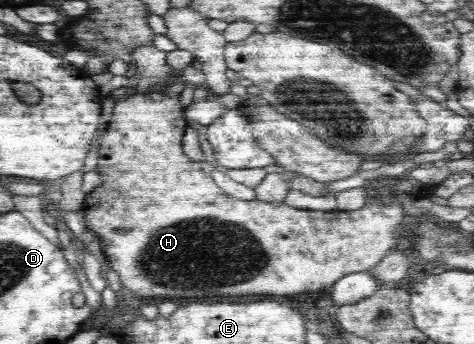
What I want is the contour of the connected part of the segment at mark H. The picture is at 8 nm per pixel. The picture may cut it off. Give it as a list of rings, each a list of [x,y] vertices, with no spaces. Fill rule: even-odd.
[[[151,92],[149,94],[130,95],[126,100],[116,102],[112,120],[106,128],[106,132],[99,136],[98,150],[98,173],[102,175],[102,182],[94,192],[87,195],[83,204],[83,215],[88,230],[92,230],[100,239],[101,247],[107,257],[109,266],[116,271],[124,290],[127,290],[132,299],[140,298],[143,301],[166,301],[166,300],[198,300],[198,302],[214,302],[228,296],[290,296],[304,292],[314,292],[322,289],[328,284],[334,284],[343,276],[369,271],[375,267],[390,250],[394,250],[397,240],[407,234],[406,226],[409,217],[404,213],[400,203],[378,206],[368,204],[356,211],[306,211],[303,209],[291,208],[288,204],[272,205],[268,202],[253,199],[242,200],[223,192],[213,180],[213,173],[218,166],[208,161],[193,161],[186,156],[182,148],[184,132],[189,128],[185,113],[180,105],[180,94],[169,96],[164,92]]]

